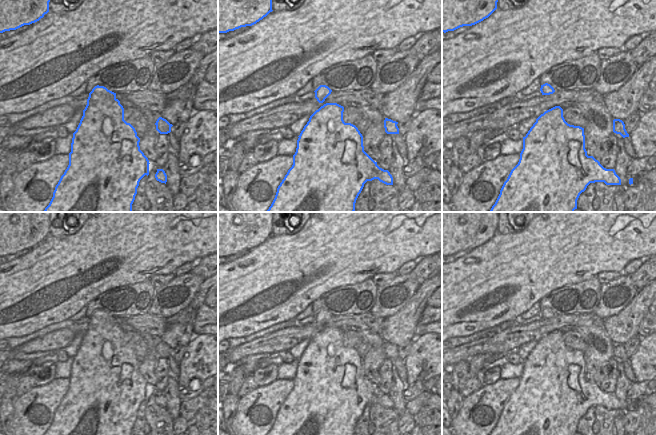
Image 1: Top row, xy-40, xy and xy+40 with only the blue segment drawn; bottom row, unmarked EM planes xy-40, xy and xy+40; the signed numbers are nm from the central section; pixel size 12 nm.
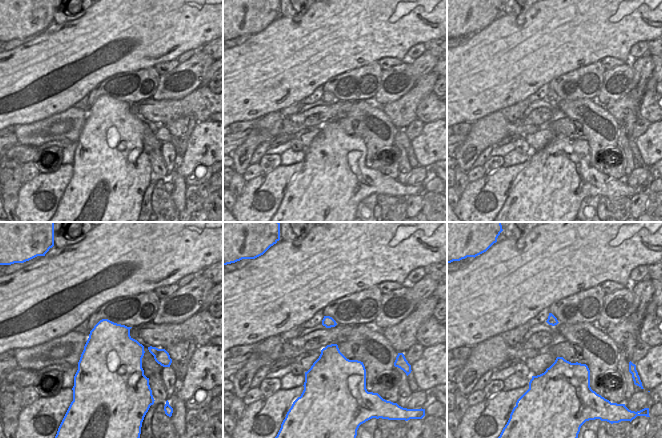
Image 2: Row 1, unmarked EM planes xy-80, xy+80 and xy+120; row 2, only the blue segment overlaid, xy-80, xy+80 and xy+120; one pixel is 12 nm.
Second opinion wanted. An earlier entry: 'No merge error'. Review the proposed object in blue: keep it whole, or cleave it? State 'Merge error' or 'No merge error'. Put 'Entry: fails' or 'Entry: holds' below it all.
No merge error
Entry: holds

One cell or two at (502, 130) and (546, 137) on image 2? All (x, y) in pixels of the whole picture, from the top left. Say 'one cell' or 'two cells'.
two cells

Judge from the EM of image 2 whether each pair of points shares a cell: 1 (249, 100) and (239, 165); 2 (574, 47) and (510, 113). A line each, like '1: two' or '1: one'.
1: two
2: two

